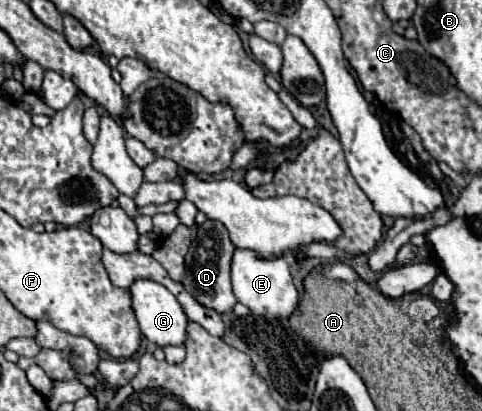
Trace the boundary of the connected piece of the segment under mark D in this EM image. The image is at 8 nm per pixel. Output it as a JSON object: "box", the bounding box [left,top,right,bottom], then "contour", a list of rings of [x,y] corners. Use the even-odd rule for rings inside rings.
{"box":[182,220,236,314],"contour":[[[206,220],[198,226],[196,240],[192,242],[188,254],[186,254],[186,276],[182,280],[182,286],[200,302],[206,304],[206,308],[214,308],[214,312],[224,314],[230,312],[236,304],[236,296],[232,292],[230,284],[230,260],[234,254],[234,244],[228,236],[228,230],[222,222]]]}

